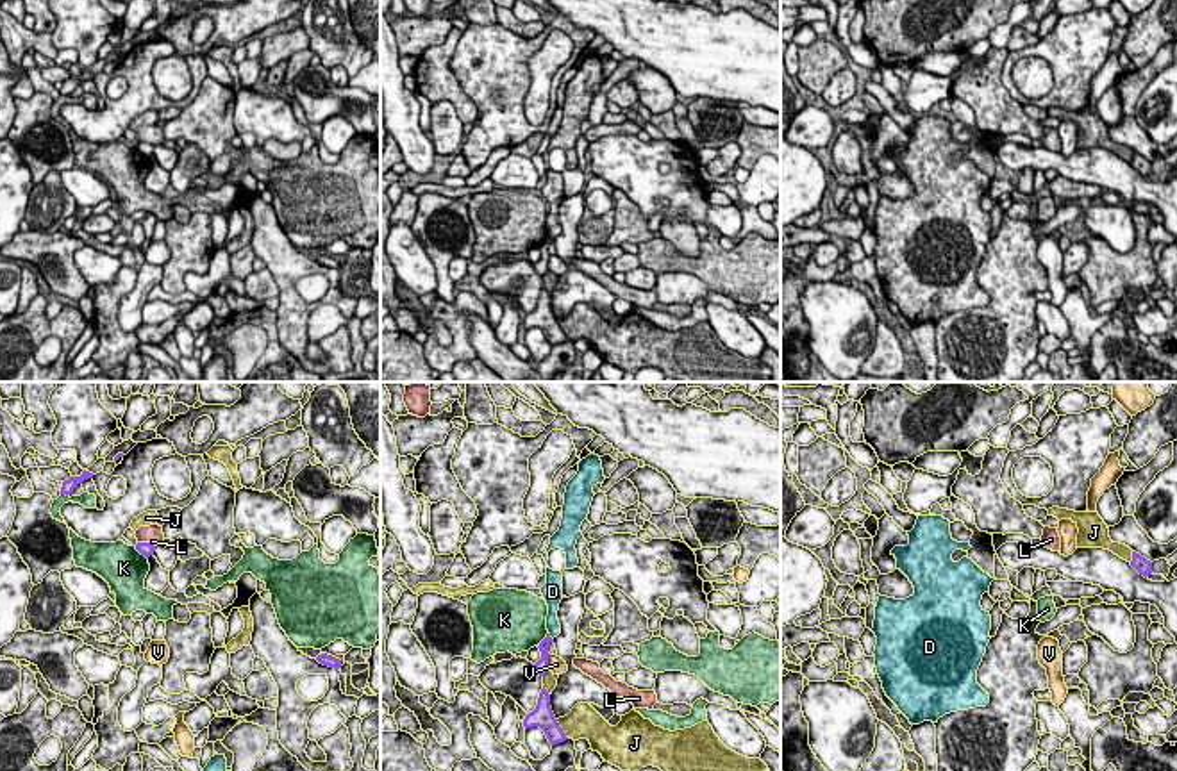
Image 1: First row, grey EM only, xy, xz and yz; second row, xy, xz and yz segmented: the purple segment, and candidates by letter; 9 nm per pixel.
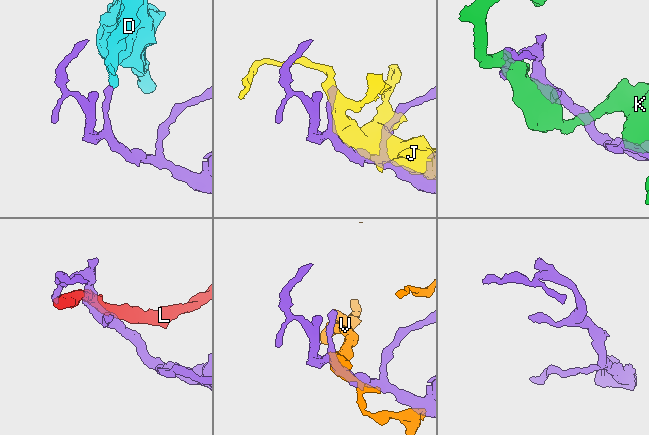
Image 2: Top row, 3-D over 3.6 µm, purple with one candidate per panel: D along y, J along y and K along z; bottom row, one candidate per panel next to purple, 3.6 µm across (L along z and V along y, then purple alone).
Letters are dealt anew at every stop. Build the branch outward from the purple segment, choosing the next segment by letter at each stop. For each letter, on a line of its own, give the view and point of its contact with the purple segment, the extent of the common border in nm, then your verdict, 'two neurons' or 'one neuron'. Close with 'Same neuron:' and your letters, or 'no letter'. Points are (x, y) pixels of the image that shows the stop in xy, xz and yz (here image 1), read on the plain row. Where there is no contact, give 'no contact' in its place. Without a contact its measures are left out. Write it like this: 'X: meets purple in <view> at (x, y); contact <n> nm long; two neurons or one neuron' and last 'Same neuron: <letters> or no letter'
D: meets purple in xz at (549, 236); contact 90 nm long; two neurons
J: meets purple in xz at (561, 329); contact 200 nm long; two neurons
K: meets purple in xy at (141, 154); contact 170 nm long; two neurons
L: meets purple in xy at (147, 143); contact 170 nm long; two neurons
V: meets purple in xz at (547, 263); contact 150 nm long; two neurons
Same neuron: no letter

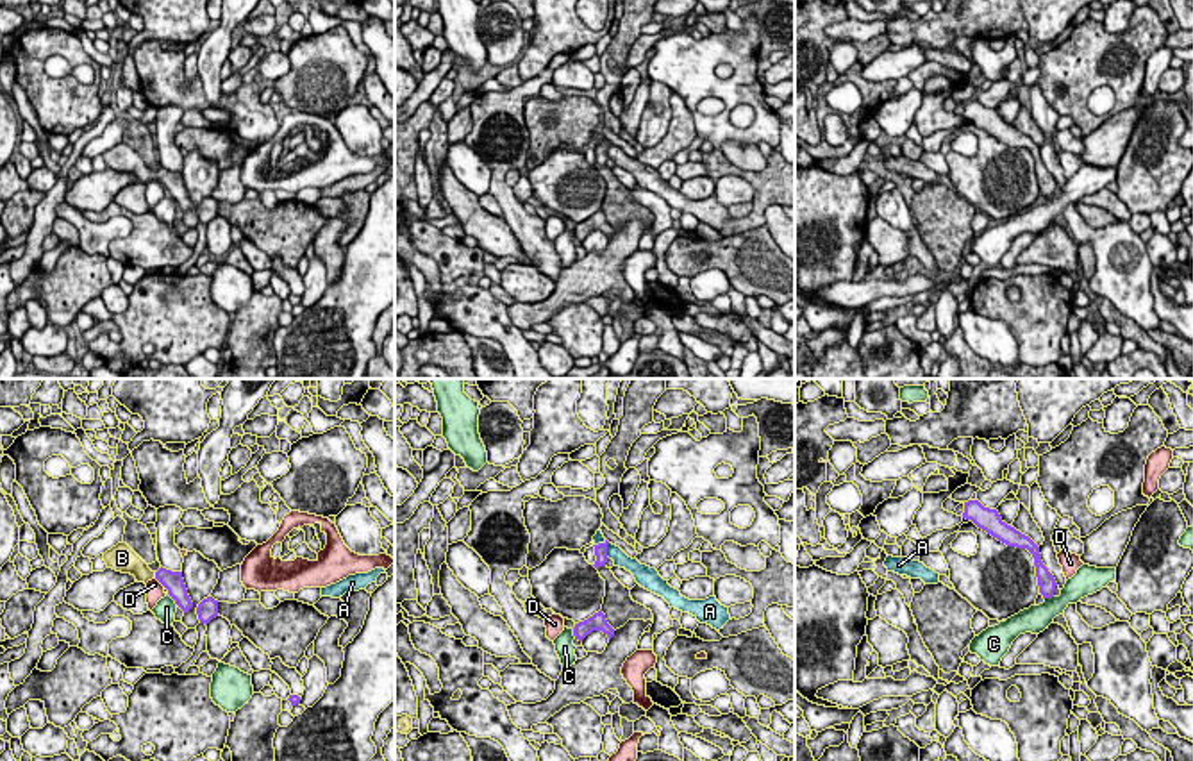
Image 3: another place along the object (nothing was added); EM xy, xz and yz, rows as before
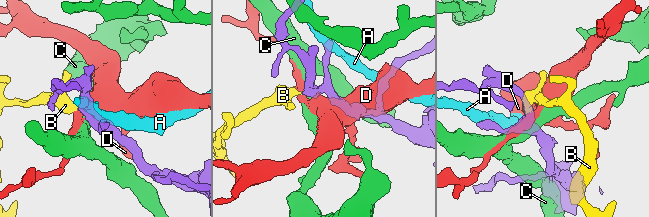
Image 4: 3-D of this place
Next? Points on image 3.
A: meets purple in xz at (606, 147); contact 200 nm long; two neurons
B: meets purple in xy at (156, 175); contact 70 nm long; one neuron
C: meets purple in xy at (172, 197); contact 140 nm long; two neurons
D: meets purple in xy at (161, 183); contact 130 nm long; two neurons
Same neuron: B

